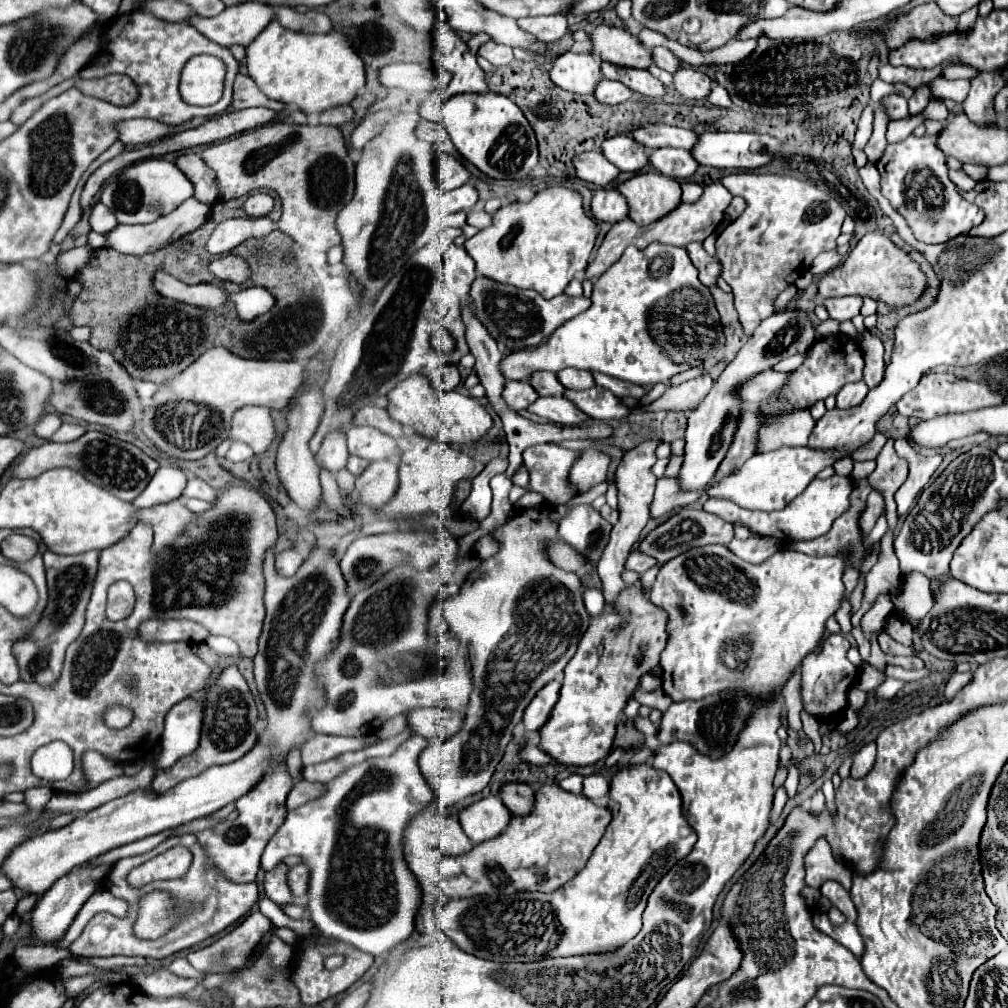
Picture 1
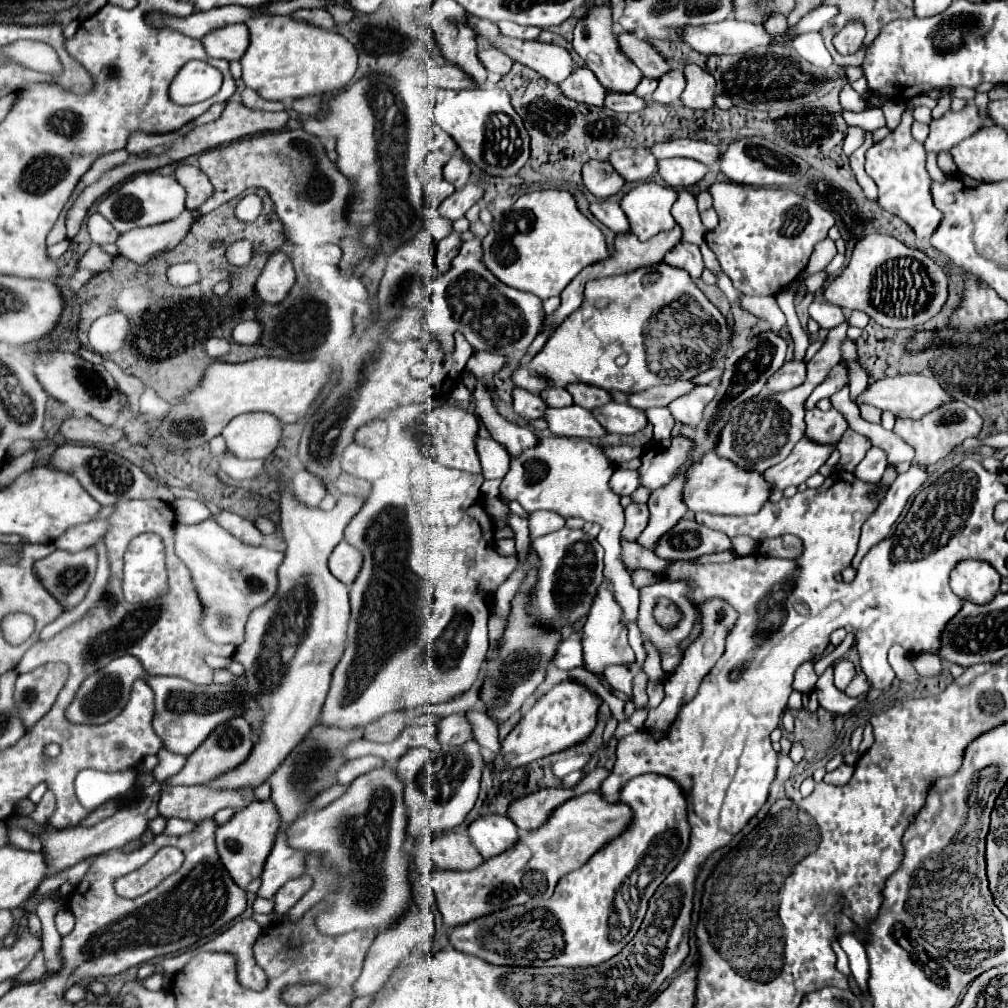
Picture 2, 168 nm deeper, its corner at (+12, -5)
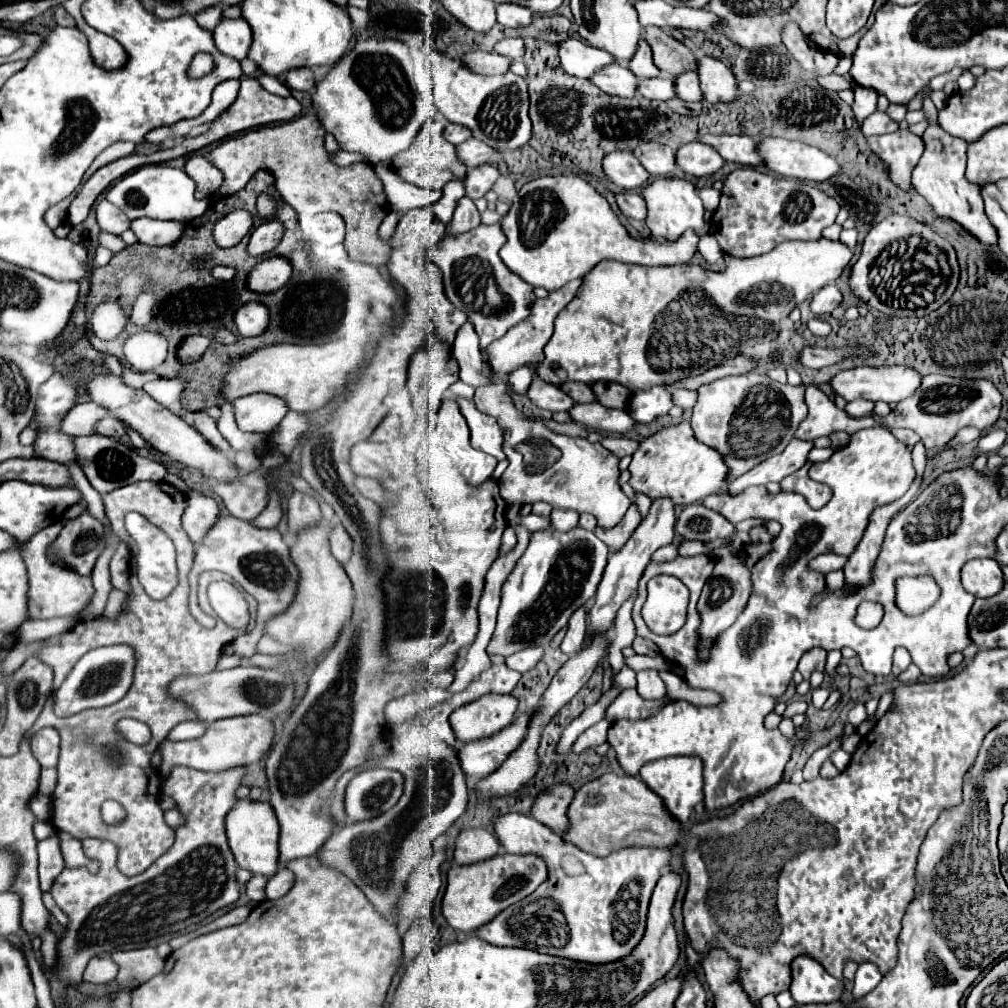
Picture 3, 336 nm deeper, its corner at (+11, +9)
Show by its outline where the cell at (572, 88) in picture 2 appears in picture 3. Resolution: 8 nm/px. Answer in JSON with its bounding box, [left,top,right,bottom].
[589,63,637,97]

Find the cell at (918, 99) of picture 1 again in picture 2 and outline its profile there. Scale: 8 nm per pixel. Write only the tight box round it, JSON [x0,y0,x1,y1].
[866,111,942,241]

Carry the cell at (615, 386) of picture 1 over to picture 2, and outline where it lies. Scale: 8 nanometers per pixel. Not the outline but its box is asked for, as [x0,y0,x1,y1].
[612,381,698,409]

